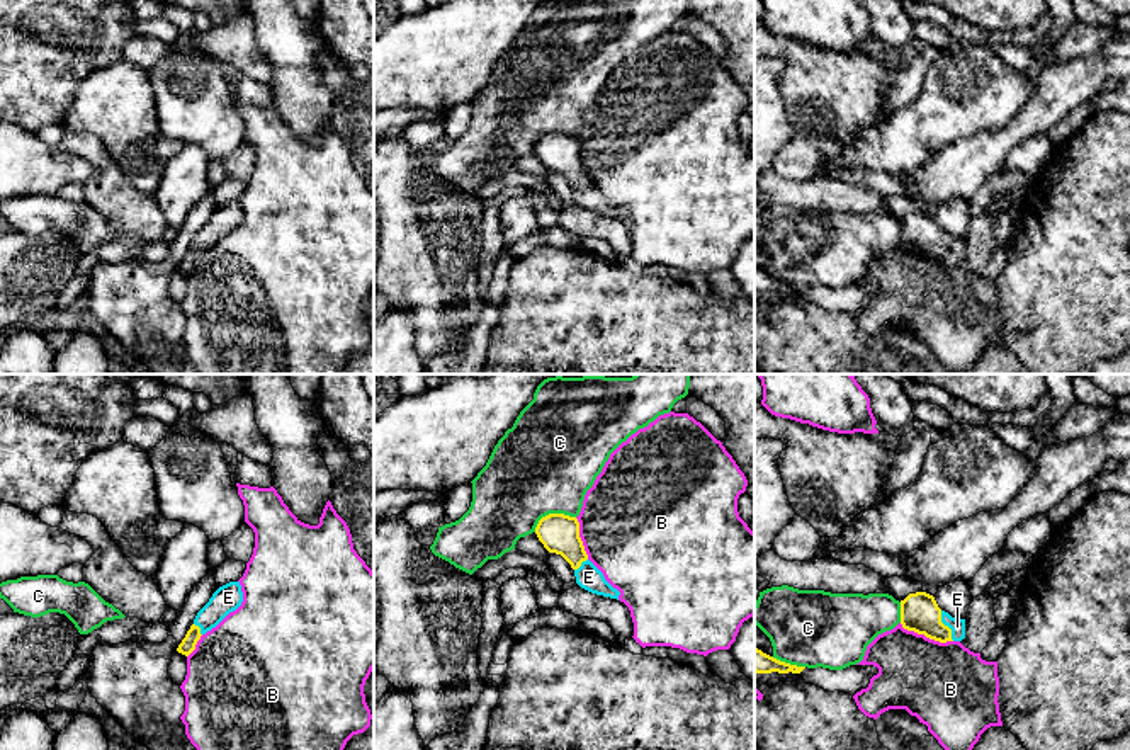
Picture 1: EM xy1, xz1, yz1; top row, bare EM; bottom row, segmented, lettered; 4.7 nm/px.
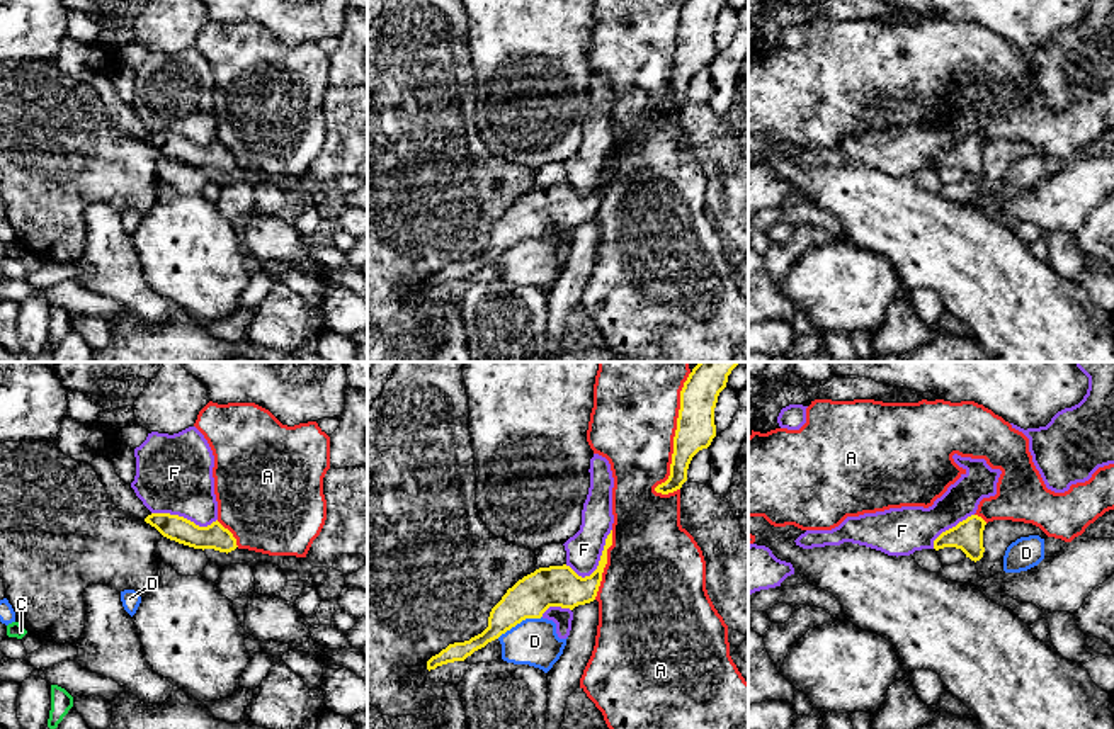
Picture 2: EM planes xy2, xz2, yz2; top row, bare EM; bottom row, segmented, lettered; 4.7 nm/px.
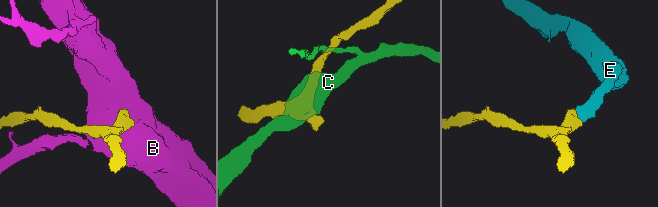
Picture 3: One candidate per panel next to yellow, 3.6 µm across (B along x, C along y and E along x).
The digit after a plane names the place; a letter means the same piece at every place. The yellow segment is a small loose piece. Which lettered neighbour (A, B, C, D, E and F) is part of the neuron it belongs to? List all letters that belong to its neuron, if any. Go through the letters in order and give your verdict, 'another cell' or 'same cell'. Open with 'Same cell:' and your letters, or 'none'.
Same cell: E
A: another cell
B: another cell
C: another cell
D: another cell
E: same cell
F: another cell

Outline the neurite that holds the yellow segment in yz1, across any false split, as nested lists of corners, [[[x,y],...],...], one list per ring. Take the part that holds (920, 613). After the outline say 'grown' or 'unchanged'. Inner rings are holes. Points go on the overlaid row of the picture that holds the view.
[[[926,592],[909,594],[901,600],[901,624],[907,631],[924,634],[940,643],[965,638],[965,619],[955,619],[941,611],[935,597]]] | grown

